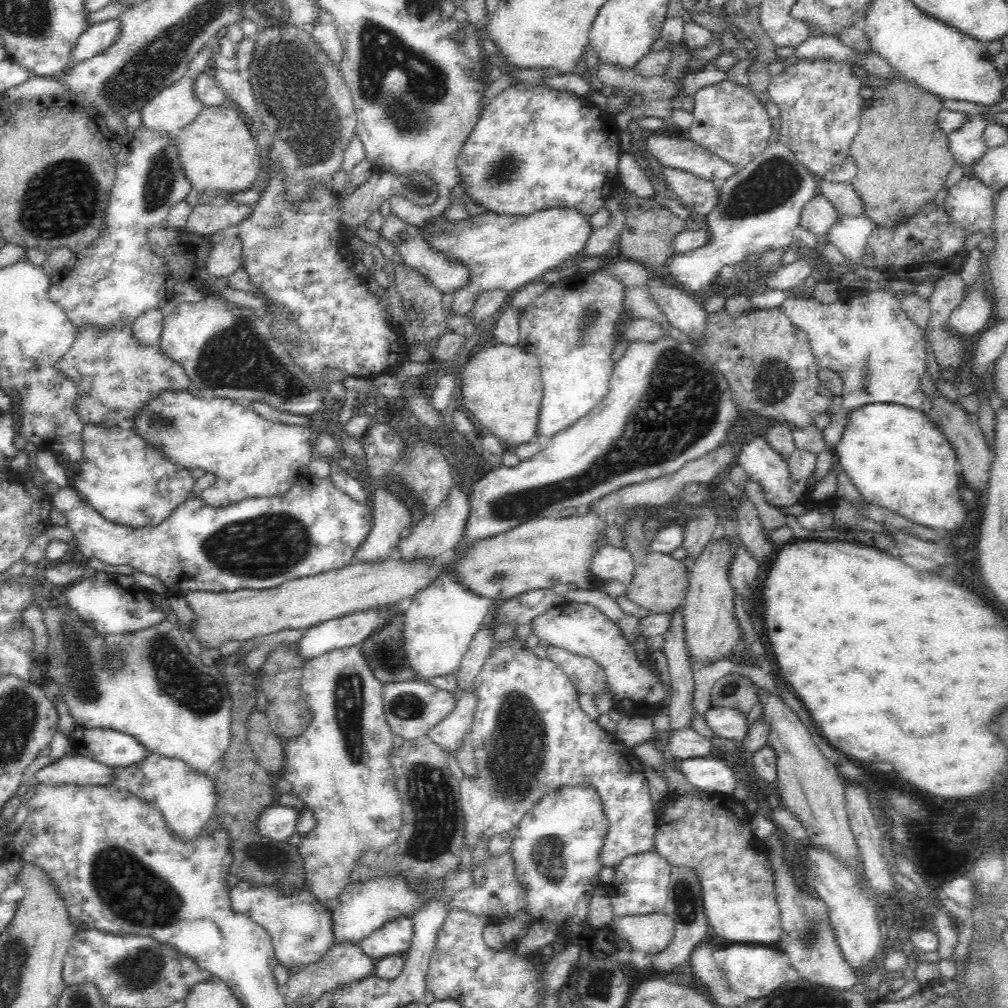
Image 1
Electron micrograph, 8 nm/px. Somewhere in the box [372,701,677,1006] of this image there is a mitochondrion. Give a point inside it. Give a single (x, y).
(432, 796)

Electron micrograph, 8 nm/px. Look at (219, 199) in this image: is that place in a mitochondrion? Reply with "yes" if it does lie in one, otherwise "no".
no

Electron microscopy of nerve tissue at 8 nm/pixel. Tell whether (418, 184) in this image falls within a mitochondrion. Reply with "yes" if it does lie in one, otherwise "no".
yes

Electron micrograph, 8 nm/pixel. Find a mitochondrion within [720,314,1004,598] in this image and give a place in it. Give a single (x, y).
(772, 385)

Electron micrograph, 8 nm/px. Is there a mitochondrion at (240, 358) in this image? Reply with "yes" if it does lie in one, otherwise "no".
yes

